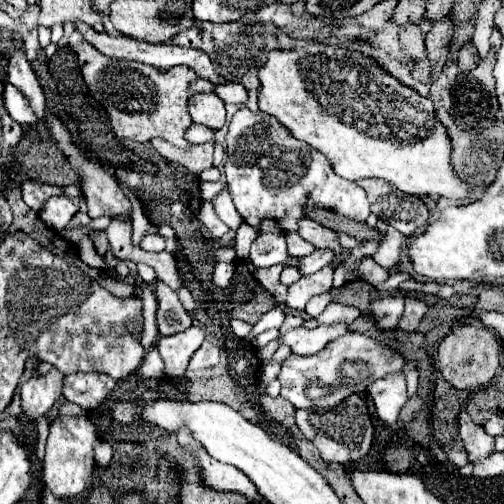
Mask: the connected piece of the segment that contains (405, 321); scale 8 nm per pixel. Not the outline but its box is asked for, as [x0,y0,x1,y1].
[397,298,427,332]

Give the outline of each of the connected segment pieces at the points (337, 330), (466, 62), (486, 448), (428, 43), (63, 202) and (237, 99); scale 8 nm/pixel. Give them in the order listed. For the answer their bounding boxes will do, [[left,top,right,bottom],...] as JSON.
[[279,324,347,356],[457,44,479,74],[459,408,495,464],[425,22,453,76],[39,196,77,232],[215,82,249,106]]

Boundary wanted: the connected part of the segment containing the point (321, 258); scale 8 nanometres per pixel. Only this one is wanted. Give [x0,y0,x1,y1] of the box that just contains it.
[295,250,347,276]

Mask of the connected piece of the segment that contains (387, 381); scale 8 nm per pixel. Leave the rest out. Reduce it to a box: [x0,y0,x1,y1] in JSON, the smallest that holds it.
[367,372,407,424]

